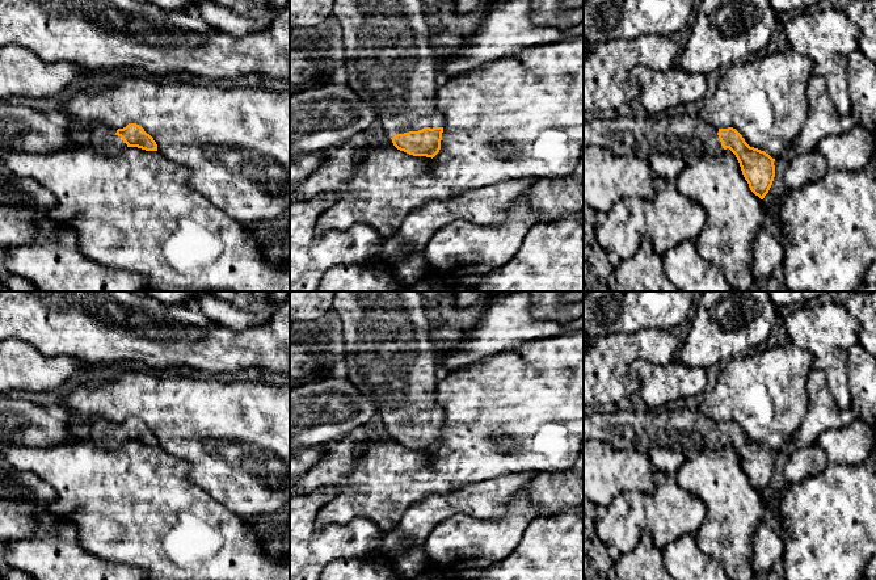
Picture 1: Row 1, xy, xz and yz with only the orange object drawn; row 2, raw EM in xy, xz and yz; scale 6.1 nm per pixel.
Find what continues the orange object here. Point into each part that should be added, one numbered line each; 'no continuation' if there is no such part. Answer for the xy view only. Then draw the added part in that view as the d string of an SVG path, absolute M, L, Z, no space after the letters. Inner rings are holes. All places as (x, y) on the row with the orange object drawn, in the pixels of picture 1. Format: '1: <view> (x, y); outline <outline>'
1: xy (101, 138); outline M93 123L85 134L85 140L97 152L117 155L127 147L122 138L115 134L117 130L106 125Z

